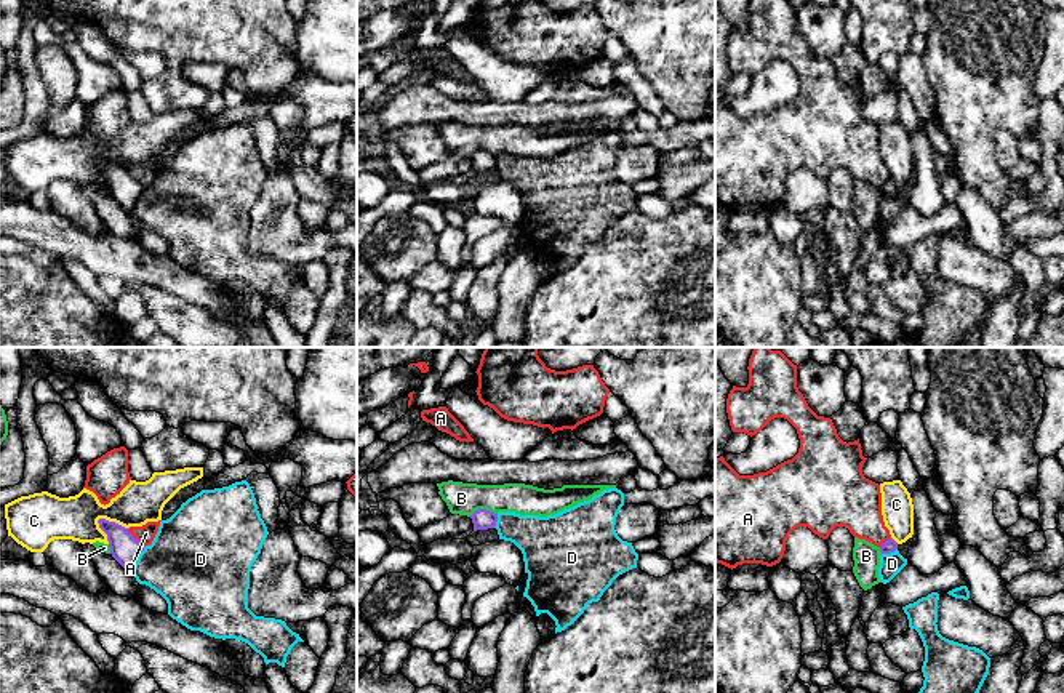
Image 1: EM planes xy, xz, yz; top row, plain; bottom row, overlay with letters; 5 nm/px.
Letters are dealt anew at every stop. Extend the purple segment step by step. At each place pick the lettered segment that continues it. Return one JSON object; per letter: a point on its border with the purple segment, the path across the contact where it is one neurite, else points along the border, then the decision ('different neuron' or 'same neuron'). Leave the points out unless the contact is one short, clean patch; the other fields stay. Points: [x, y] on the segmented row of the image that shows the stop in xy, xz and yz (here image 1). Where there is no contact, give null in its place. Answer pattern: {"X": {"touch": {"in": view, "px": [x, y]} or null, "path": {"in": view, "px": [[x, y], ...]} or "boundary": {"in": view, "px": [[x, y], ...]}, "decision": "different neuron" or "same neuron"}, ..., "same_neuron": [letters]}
{"A": {"touch": {"in": "xy", "px": [135, 538]}, "decision": "different neuron"}, "B": {"touch": {"in": "xz", "px": [482, 509]}, "decision": "different neuron"}, "C": {"touch": {"in": "xy", "px": [112, 522]}, "decision": "different neuron"}, "D": {"touch": {"in": "xy", "px": [136, 559]}, "boundary": {"in": "xy", "px": [[144, 548], [130, 570]]}, "decision": "different neuron"}, "same_neuron": []}

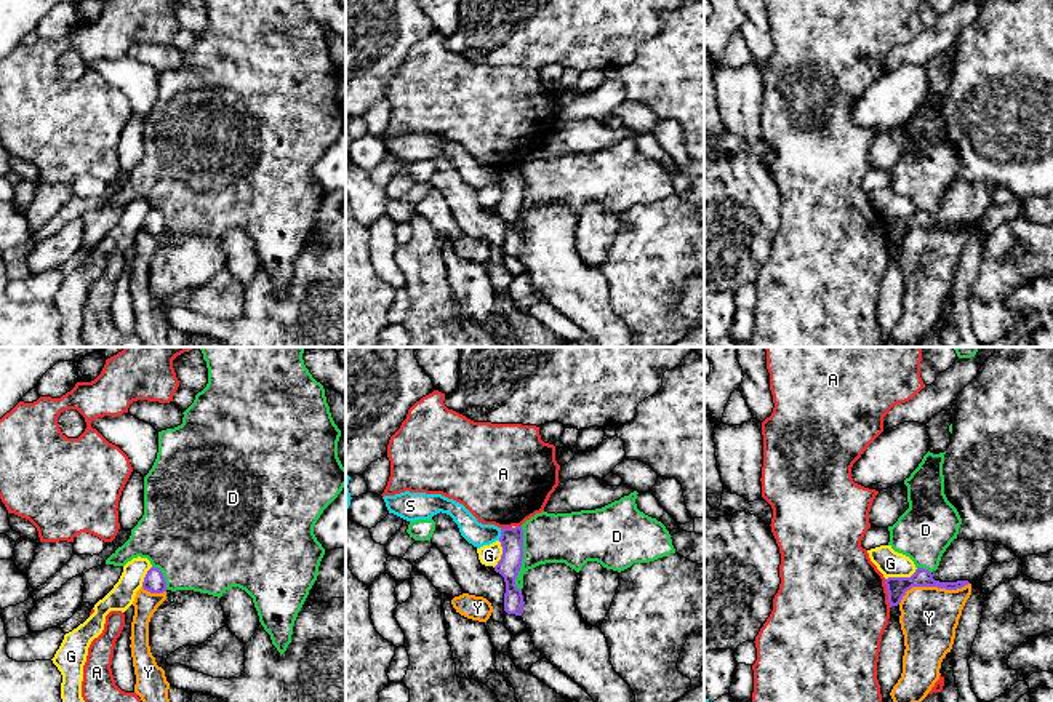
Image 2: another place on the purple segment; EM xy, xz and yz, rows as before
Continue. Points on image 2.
{"A": {"touch": {"in": "yz", "px": [888, 594]}, "boundary": {"in": "yz", "px": [[884, 579], [890, 606]]}, "decision": "different neuron"}, "D": {"touch": {"in": "xz", "px": [522, 558]}, "decision": "different neuron"}, "G": {"touch": {"in": "yz", "px": [901, 578]}, "boundary": {"in": "yz", "px": [[917, 568], [909, 576], [888, 576], [885, 579]]}, "decision": "different neuron"}, "S": {"touch": {"in": "xz", "px": [501, 534]}, "boundary": {"in": "xz", "px": [[501, 530], [498, 539]]}, "decision": "different neuron"}, "Y": {"touch": {"in": "yz", "px": [932, 586]}, "boundary": {"in": "yz", "px": [[968, 582], [956, 589], [911, 587], [898, 603]]}, "decision": "different neuron"}, "same_neuron": []}

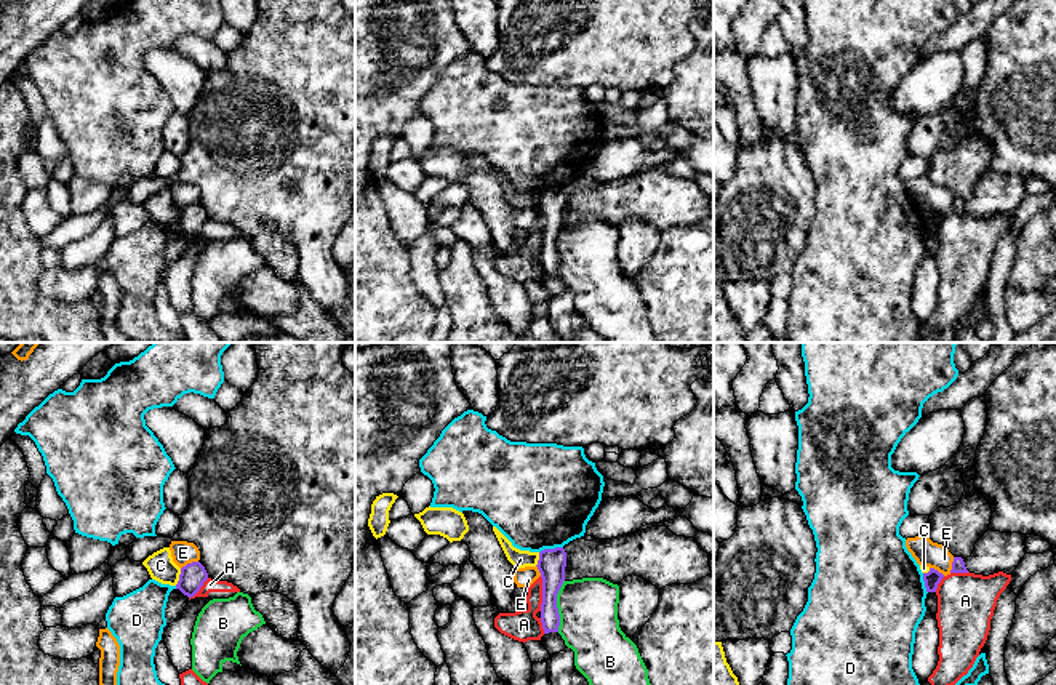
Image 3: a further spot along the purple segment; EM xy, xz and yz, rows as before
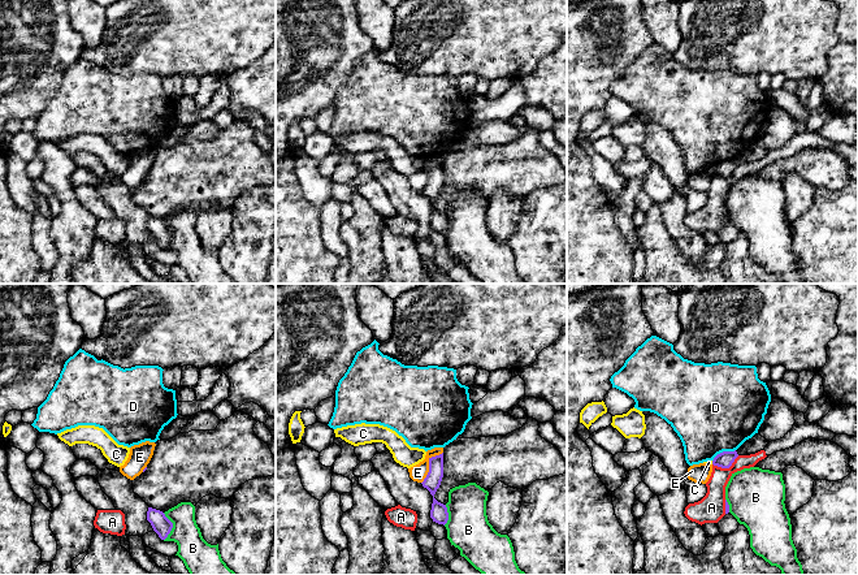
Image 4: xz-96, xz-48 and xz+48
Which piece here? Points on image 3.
{"A": {"touch": {"in": "xz", "px": [543, 594]}, "boundary": {"in": "xz", "px": [[540, 576], [541, 610]]}, "decision": "different neuron"}, "B": {"touch": {"in": "xz", "px": [556, 605]}, "decision": "different neuron"}, "C": {"touch": {"in": "xy", "px": [180, 576]}, "boundary": {"in": "xy", "px": [[181, 568], [180, 580], [175, 584]]}, "decision": "different neuron"}, "D": {"touch": {"in": "xz", "px": [551, 549]}, "boundary": {"in": "xz", "px": [[562, 546], [540, 552]]}, "decision": "different neuron"}, "E": {"touch": {"in": "xy", "px": [189, 564]}, "boundary": {"in": "xy", "px": [[197, 560], [188, 562], [181, 568]]}, "decision": "different neuron"}, "same_neuron": []}

